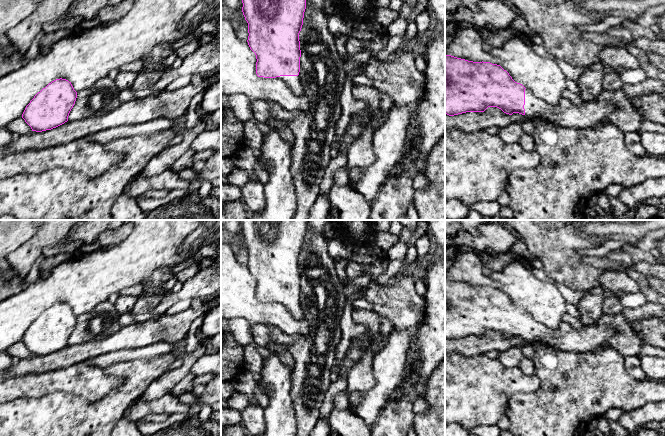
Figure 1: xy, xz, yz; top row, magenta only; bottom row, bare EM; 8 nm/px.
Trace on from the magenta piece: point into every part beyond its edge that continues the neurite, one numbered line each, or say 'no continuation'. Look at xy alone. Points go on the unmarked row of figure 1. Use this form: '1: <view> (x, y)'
no continuation

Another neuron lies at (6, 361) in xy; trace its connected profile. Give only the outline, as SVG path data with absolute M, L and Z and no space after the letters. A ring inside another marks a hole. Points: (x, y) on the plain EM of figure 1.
M0 351L0 371L6 370L13 365L14 358L6 351Z

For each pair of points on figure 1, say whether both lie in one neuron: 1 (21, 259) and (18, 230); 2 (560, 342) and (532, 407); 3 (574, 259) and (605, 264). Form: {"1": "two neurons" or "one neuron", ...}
{"1": "two neurons", "2": "two neurons", "3": "two neurons"}

